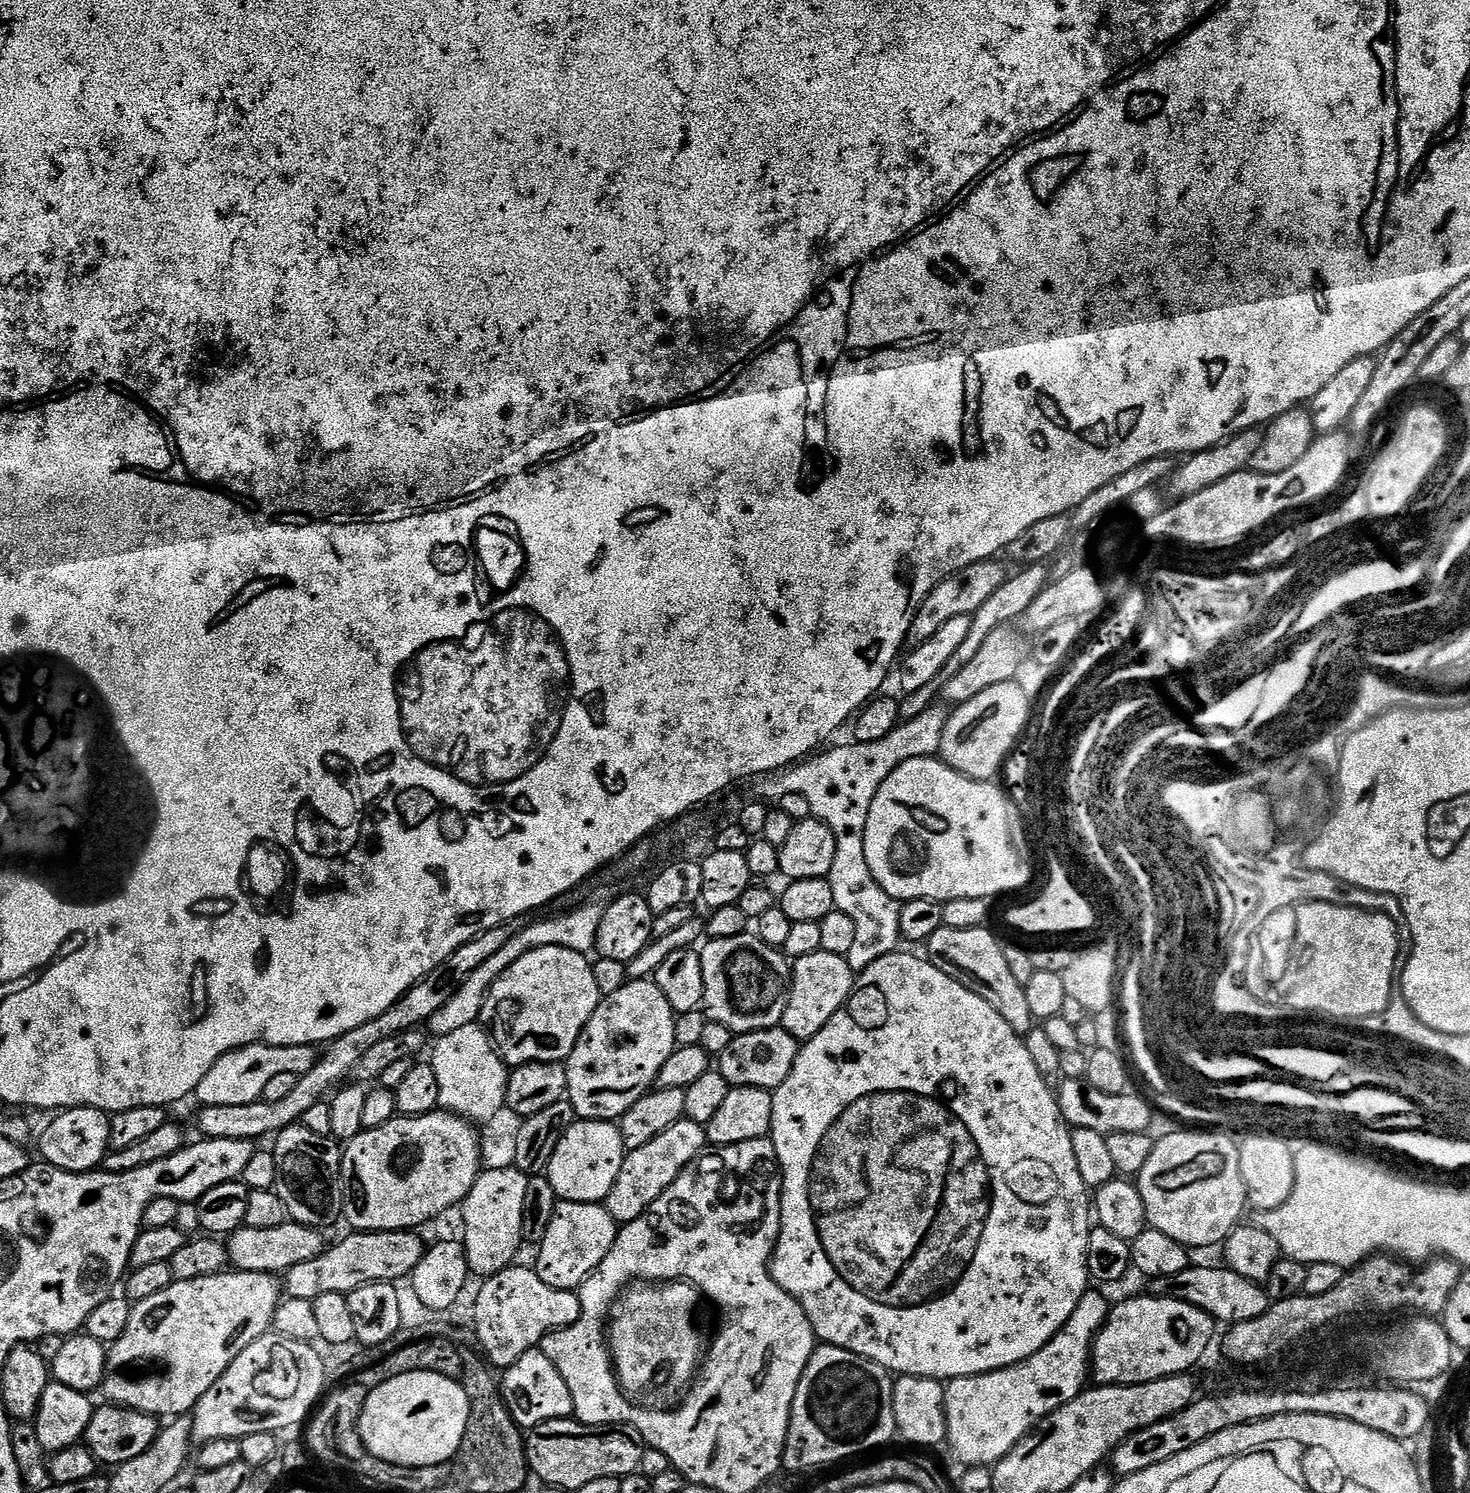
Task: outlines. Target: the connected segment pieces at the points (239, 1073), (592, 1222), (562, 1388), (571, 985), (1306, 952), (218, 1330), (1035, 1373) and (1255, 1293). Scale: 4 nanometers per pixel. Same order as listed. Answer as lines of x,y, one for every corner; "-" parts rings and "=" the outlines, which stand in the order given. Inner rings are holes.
251,1044
245,1048
235,1048
227,1052
198,1082
194,1096
200,1099
203,1107
210,1106
246,1106
261,1099
266,1088
266,1082
277,1074
294,1074
298,1078
316,1065
318,1052
312,1046
270,1046
269,1044
=
560,1200
554,1210
554,1218
538,1245
534,1270
546,1282
558,1290
576,1290
610,1252
616,1241
618,1225
603,1203
583,1204
=
539,1350
522,1354
518,1362
503,1369
499,1387
505,1405
521,1429
535,1428
537,1424
551,1420
567,1420
573,1415
570,1386
566,1386
554,1362
550,1362
550,1358
546,1358
546,1354
=
542,946
522,954
490,986
480,1020
505,1064
567,1061
602,999
598,982
594,982
593,961
588,959
585,953
562,946
=
1301,903
1295,910
1295,947
1278,985
1285,1002
1296,1012
1312,1012
1308,1014
1341,1022
1387,1013
1401,959
1397,921
1382,913
1326,903
=
225,1270
206,1278
175,1281
151,1298
135,1301
122,1338
107,1349
102,1392
111,1403
133,1408
146,1416
175,1418
191,1413
202,1394
226,1374
230,1362
234,1362
250,1342
269,1335
274,1310
281,1299
282,1284
273,1273
=
1089,1290
1082,1294
1082,1298
1078,1302
1078,1306
1074,1306
1074,1314
1070,1314
1070,1318
1063,1324
1056,1335
1053,1336
1050,1342
1046,1342
1046,1346
1042,1346
1042,1350
1038,1350
1030,1358
1026,1358
1022,1362
1012,1364
1008,1368
1000,1368
996,1372
984,1372
980,1376
963,1376
957,1380
947,1381
944,1389
944,1413
946,1414
946,1422
948,1423
948,1438
946,1441
947,1447
952,1447
952,1452
961,1460
961,1465
964,1466
994,1466
1006,1454
1010,1454
1010,1450
1023,1436
1027,1436
1041,1420
1045,1420
1054,1410
1058,1410
1066,1402
1070,1402
1074,1398
1078,1398
1080,1393
1085,1391
1086,1385
1090,1380
1090,1357
1092,1355
1092,1346
1096,1338
1096,1333
1100,1331
1101,1325
1108,1319
1110,1311
1110,1300
1107,1300
1100,1292
=
1190,1266
1182,1270
1182,1274
1174,1274
1170,1278
1152,1280
1150,1292
1153,1296
1165,1296
1171,1300
1181,1300
1198,1310
1202,1310
1213,1321
1231,1326
1238,1322
1250,1322
1254,1318
1262,1318
1269,1306
1269,1299
1263,1287
1250,1278
1242,1278
1234,1274
1227,1266
1220,1268
1196,1268

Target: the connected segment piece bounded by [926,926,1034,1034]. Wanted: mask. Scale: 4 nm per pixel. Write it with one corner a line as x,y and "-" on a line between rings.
941,927
930,934
926,942
926,959
946,978
954,978
958,986
966,986
974,996
980,999
981,1004
987,1004
991,1011
1002,1014
1005,1025
1013,1033
1024,1034
1033,1027
1034,1017
1030,1014
1030,1006
1026,1003
1026,990
1023,984
1014,978
1009,965
1006,963
1004,944
994,933
991,927
971,928
970,930
954,930

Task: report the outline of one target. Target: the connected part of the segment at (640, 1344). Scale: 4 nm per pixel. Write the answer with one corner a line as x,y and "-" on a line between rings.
687,1280
667,1282
633,1282
627,1285
617,1297
606,1325
608,1350
612,1353
612,1367
625,1393
632,1398
640,1398
651,1388
687,1389
693,1383
702,1364
702,1344
700,1348
700,1328
696,1325
696,1311
702,1303
699,1289

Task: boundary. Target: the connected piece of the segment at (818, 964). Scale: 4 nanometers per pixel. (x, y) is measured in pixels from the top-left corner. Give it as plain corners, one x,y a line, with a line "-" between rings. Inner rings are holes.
821,950
814,954
806,954
806,958
798,958
790,968
790,983
784,1002
783,1028
798,1042
807,1042
810,1038
814,1038
814,1034
818,1034
828,1025
830,1018
834,1018
838,1009
847,1004
853,987
854,973
845,957

